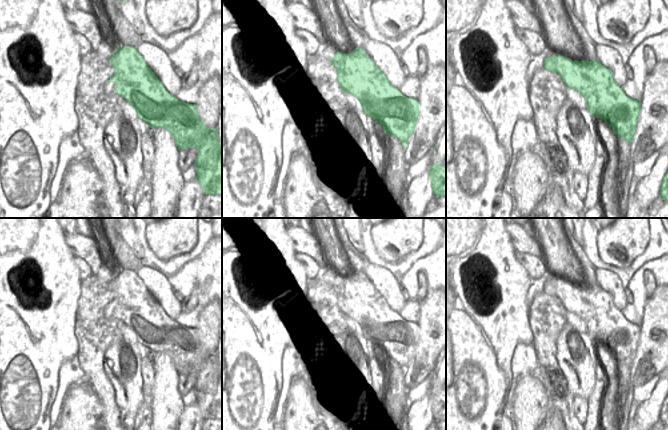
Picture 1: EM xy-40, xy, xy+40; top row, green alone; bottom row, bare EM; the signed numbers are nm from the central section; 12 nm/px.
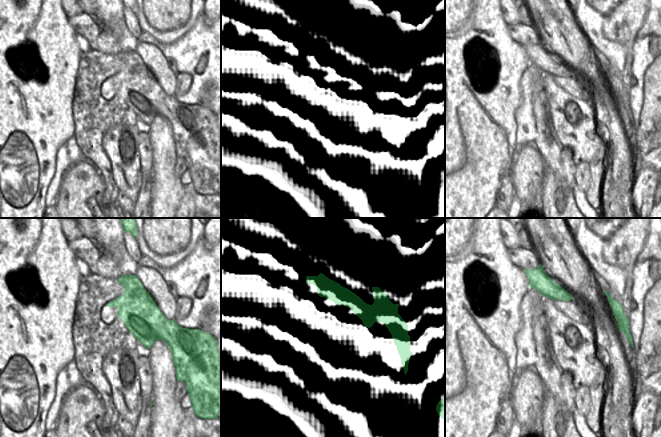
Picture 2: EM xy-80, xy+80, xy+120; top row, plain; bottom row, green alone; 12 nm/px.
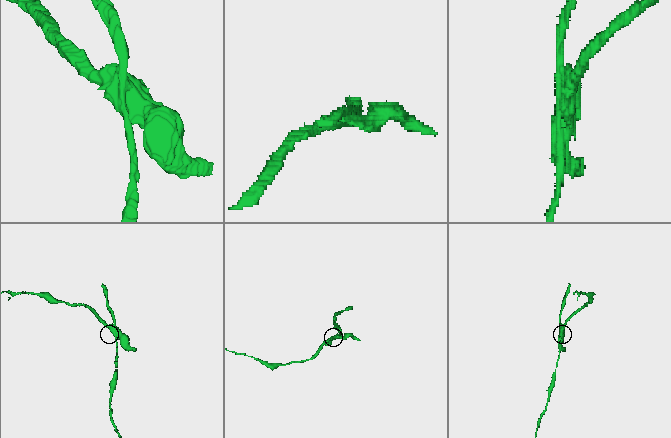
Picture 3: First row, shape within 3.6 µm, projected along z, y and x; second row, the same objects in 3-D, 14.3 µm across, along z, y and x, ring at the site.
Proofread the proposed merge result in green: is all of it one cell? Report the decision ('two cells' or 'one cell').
two cells

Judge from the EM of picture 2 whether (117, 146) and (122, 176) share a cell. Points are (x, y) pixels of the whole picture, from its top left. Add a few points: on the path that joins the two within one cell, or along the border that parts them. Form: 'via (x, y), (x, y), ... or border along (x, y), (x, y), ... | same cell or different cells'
via (118, 153), (121, 159), (121, 169) | same cell

